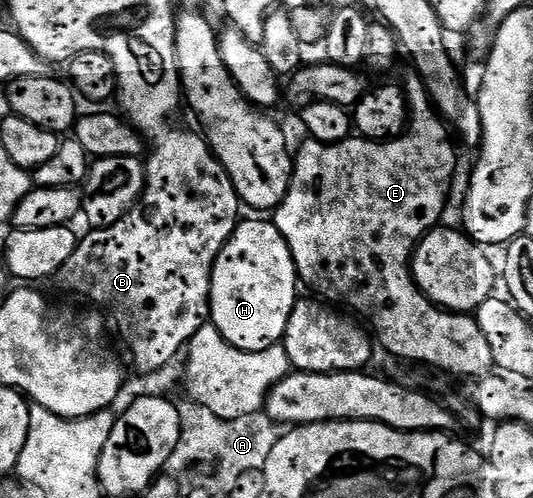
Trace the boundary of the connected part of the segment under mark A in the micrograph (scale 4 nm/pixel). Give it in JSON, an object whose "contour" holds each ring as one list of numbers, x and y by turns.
{"contour":[[194,400,177,403,179,412,179,438,167,461,165,469,174,476,180,475,190,464,214,462,226,482,233,482,244,472,264,470,266,460,270,458,274,445,280,439,282,428,263,411,239,417,238,420,226,420,214,416,210,408,198,405]]}

